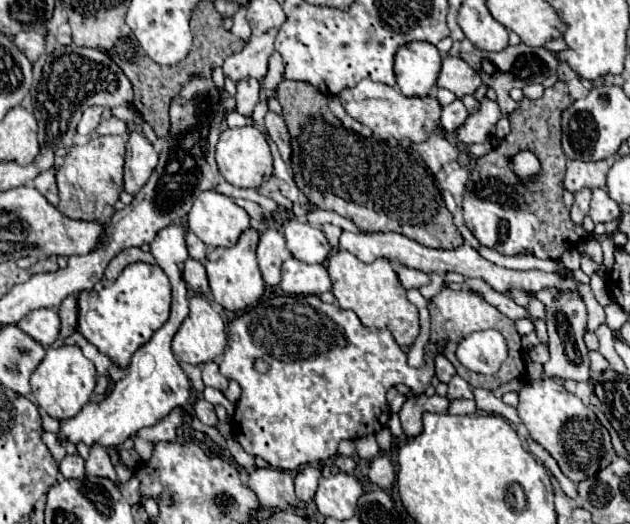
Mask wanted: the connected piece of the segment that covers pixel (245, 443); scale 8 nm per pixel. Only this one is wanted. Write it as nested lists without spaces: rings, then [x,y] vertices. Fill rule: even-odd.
[[[281,295],[281,297],[271,297],[269,301],[265,303],[259,303],[251,309],[247,309],[243,315],[235,317],[231,323],[229,323],[229,331],[227,331],[227,347],[225,347],[225,353],[221,355],[219,359],[219,373],[227,379],[235,379],[239,385],[241,385],[241,397],[237,401],[237,407],[235,407],[235,415],[233,415],[233,437],[239,441],[239,445],[251,453],[251,455],[259,455],[263,457],[265,461],[269,461],[271,467],[277,467],[277,469],[283,469],[283,471],[297,471],[299,465],[317,465],[319,461],[327,461],[331,457],[337,455],[337,445],[339,441],[343,439],[349,439],[349,441],[355,441],[359,437],[365,437],[365,435],[373,435],[377,431],[381,431],[383,427],[387,427],[387,421],[389,421],[389,405],[387,405],[387,391],[395,385],[407,385],[413,393],[425,393],[425,389],[429,387],[431,383],[431,377],[435,375],[435,355],[437,353],[443,353],[445,349],[445,341],[439,341],[439,343],[427,343],[425,345],[425,363],[423,367],[415,369],[415,367],[409,367],[407,365],[407,353],[395,343],[393,335],[389,329],[367,329],[359,317],[353,313],[353,311],[345,311],[341,309],[339,305],[329,305],[329,303],[323,303],[317,295]],[[261,357],[269,363],[269,371],[267,373],[259,373],[255,369],[255,359]]]

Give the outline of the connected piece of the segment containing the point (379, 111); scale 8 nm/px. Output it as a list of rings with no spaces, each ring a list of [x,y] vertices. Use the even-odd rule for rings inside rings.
[[[365,79],[357,83],[355,87],[341,91],[339,101],[353,119],[371,127],[373,133],[381,139],[395,137],[395,139],[409,139],[413,143],[421,143],[439,127],[441,105],[435,97],[429,97],[429,95],[427,97],[405,97],[395,87],[375,83],[371,79]]]

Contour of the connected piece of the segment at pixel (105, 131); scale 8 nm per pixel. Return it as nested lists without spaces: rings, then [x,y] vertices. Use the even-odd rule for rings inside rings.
[[[111,117],[111,119],[105,119],[105,121],[99,123],[97,133],[99,135],[125,135],[127,133],[127,123],[123,119]]]

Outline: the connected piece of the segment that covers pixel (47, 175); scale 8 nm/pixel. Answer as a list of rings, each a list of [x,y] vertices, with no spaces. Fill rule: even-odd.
[[[55,167],[49,169],[49,171],[45,171],[45,173],[41,173],[39,177],[35,177],[35,179],[33,179],[33,185],[35,185],[35,189],[37,189],[41,195],[45,195],[45,199],[47,199],[51,205],[57,207],[59,197],[57,197],[57,183],[55,183]]]

